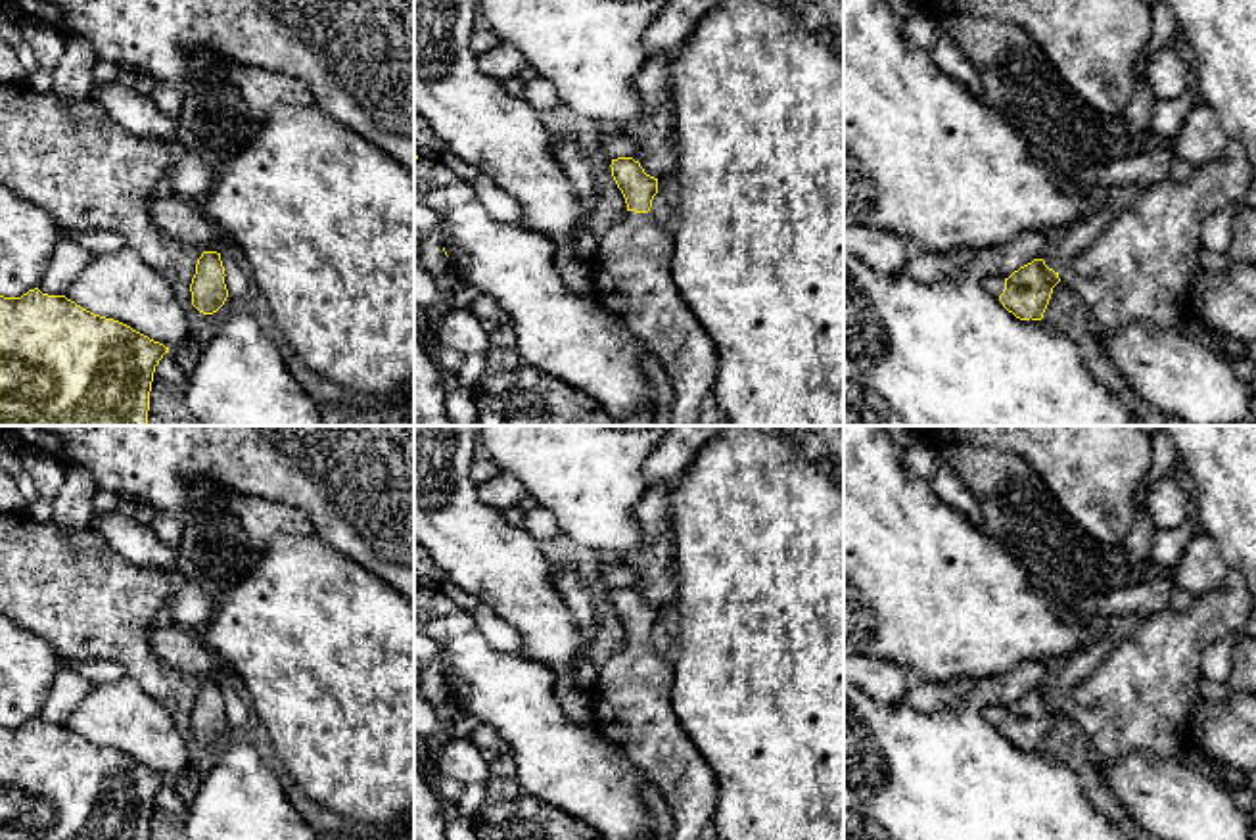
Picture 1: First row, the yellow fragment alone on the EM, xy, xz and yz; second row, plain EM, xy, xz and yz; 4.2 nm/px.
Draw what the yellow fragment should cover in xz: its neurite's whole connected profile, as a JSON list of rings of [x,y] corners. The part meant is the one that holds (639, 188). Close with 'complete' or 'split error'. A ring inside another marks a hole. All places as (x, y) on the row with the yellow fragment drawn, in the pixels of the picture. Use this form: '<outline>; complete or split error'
[[[633,157],[612,159],[627,211],[598,236],[593,290],[600,305],[644,341],[673,387],[671,426],[698,426],[700,407],[717,380],[717,349],[679,293],[671,259],[675,236],[650,213],[658,178]]]; split error

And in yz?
[[[1229,140],[1216,161],[1187,180],[1145,188],[1101,236],[1058,272],[1043,259],[1005,278],[1003,307],[1020,320],[1041,320],[1053,288],[1070,282],[1093,311],[1101,336],[1152,322],[1185,332],[1191,324],[1218,339],[1218,355],[1248,359],[1246,345],[1210,328],[1191,307],[1193,274],[1202,270],[1202,224],[1218,209],[1244,199],[1254,167],[1243,144]]]; split error

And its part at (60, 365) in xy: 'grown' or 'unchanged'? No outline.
unchanged

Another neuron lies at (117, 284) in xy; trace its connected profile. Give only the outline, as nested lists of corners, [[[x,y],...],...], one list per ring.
[[[128,245],[96,253],[63,293],[82,309],[119,320],[165,347],[186,339],[190,324],[167,270],[155,270]]]

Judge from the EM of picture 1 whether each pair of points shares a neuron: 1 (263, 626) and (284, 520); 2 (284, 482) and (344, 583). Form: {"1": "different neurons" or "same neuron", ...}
{"1": "different neurons", "2": "different neurons"}

